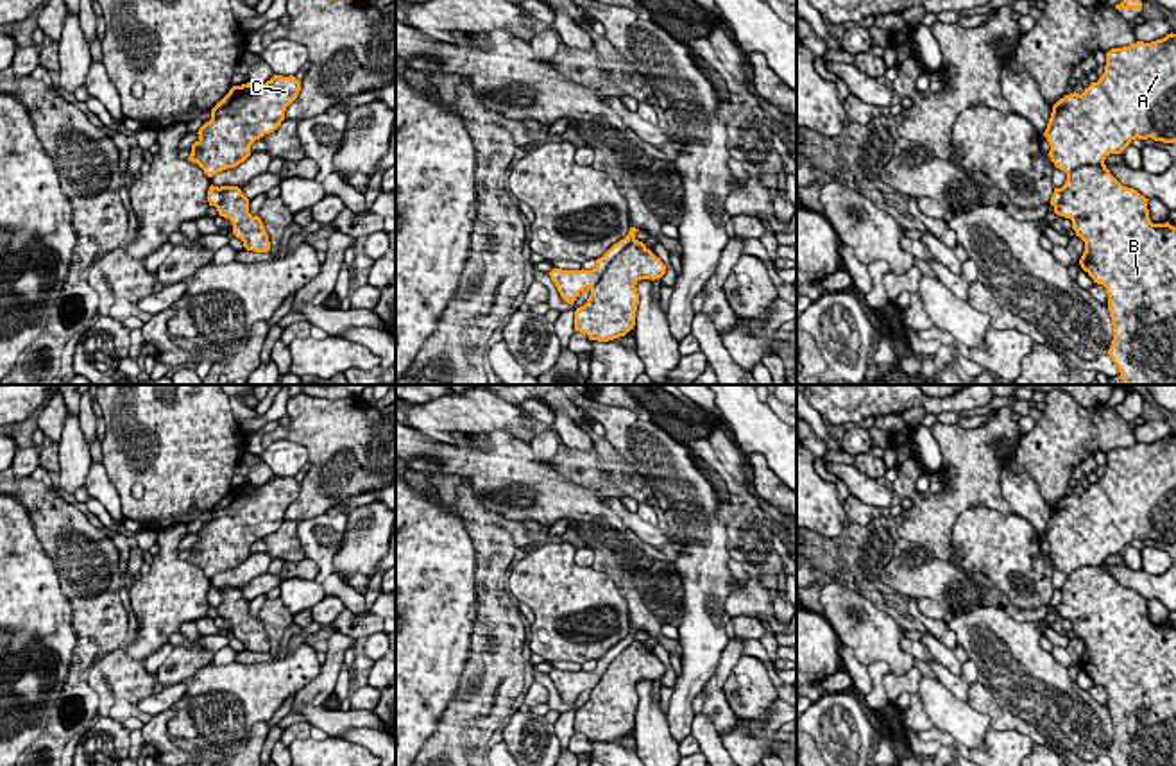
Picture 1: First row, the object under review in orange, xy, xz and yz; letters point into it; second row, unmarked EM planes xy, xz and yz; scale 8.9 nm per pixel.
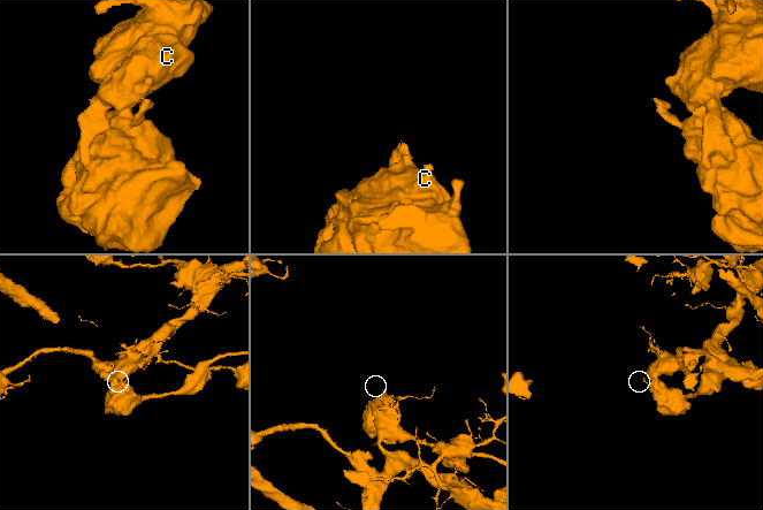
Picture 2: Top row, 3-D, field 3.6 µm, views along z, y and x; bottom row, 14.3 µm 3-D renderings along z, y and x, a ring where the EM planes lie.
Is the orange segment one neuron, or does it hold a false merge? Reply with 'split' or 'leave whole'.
split

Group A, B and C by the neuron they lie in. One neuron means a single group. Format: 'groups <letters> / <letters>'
groups A C / B

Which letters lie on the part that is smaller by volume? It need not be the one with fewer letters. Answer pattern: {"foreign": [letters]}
{"foreign": ["B"]}

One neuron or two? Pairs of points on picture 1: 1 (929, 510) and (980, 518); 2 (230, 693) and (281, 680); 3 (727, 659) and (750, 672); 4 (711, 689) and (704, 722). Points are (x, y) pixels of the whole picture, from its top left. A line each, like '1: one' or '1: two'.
1: two
2: one
3: two
4: two

